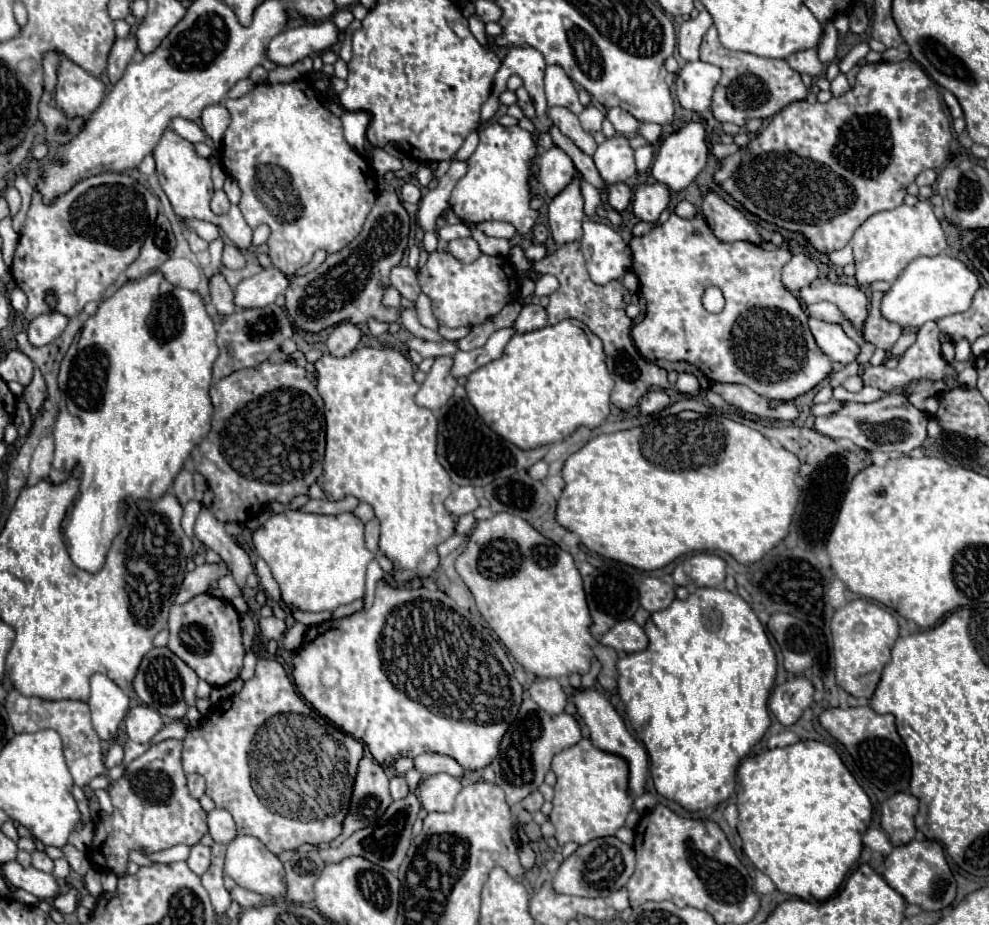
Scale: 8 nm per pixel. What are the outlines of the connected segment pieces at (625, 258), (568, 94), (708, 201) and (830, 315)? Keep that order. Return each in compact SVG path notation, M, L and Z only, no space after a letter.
M585 221L585 261L593 283L621 279L633 265L633 251L609 225Z
M547 65L545 69L545 95L547 95L547 105L561 105L571 109L575 115L579 115L584 110L584 106L579 103L577 89L569 75L557 65Z
M707 191L703 199L703 215L721 241L751 241L751 243L763 243L765 239L759 235L757 227L733 205L723 201L719 193Z
M829 301L813 303L813 305L809 305L809 307L807 307L807 311L809 311L809 315L811 315L811 317L815 317L815 319L821 319L821 321L831 321L831 323L839 323L839 325L845 329L845 333L847 333L849 337L855 337L853 327L851 327L849 323L845 323L845 321L843 321L841 311L839 311L833 303L829 303Z

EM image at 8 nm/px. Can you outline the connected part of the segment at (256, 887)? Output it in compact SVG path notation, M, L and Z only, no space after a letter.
M237 835L225 853L225 873L241 887L255 891L265 897L279 897L285 895L285 871L281 861L259 841L251 835Z

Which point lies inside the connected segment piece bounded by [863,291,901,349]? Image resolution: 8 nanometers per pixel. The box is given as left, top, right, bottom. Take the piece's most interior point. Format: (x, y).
(880, 332)

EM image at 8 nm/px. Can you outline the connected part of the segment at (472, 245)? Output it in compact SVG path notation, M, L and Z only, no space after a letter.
M465 237L449 241L449 253L461 263L473 263L481 255L481 249L473 237Z

